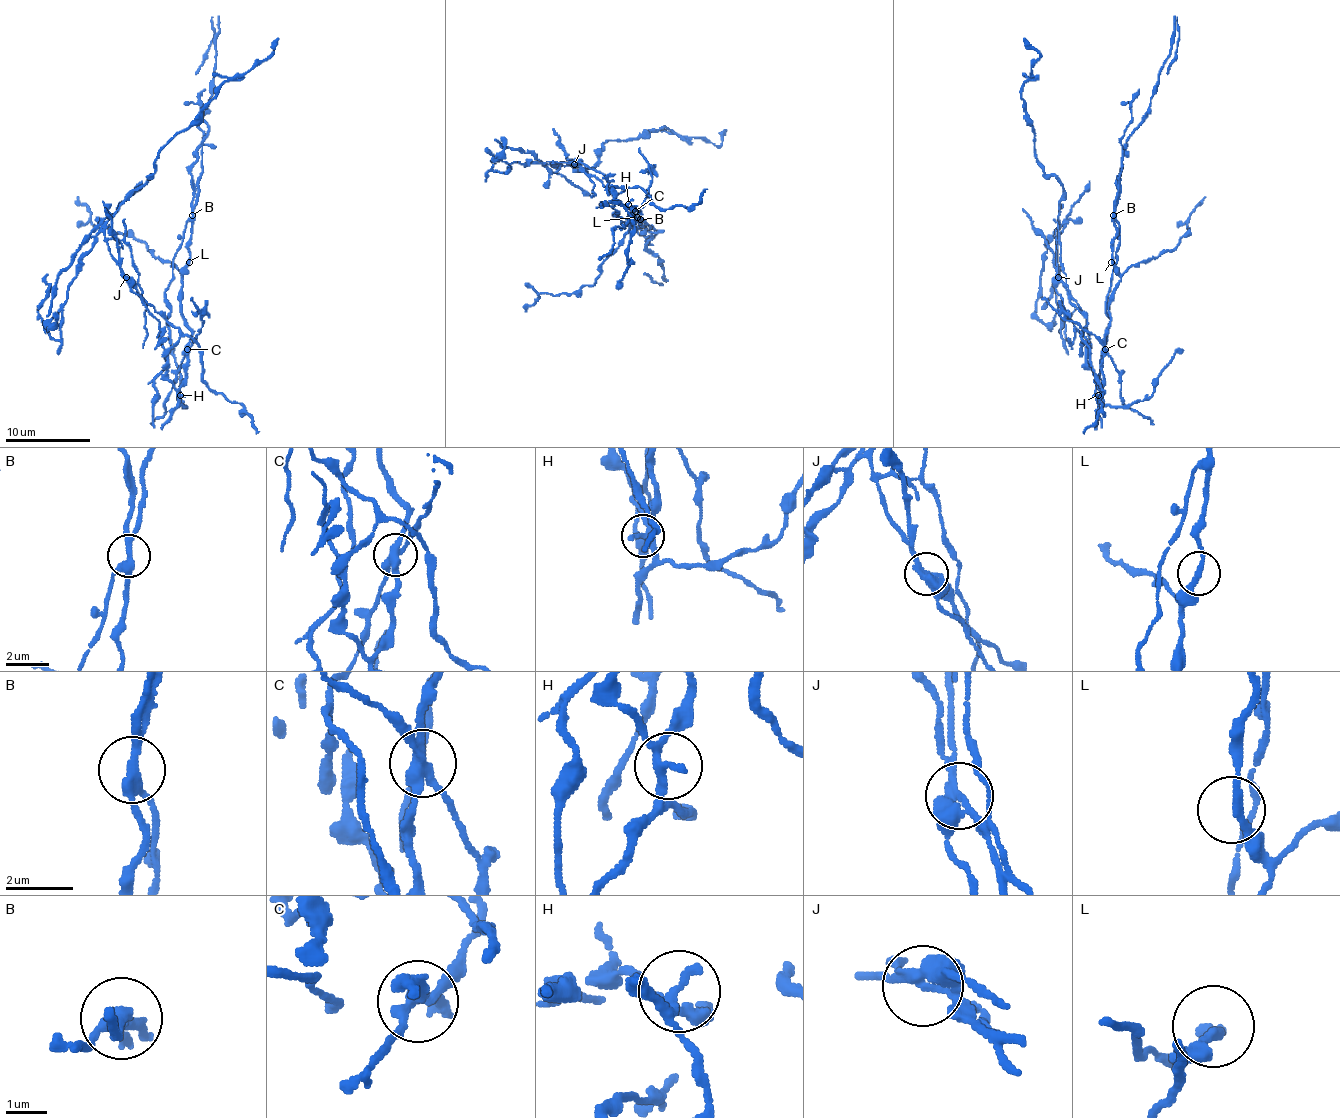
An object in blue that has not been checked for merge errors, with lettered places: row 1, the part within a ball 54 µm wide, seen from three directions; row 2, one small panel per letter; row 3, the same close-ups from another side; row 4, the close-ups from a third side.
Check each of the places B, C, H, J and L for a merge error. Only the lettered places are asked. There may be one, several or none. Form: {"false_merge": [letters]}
{"false_merge": ["B", "C", "J"]}

